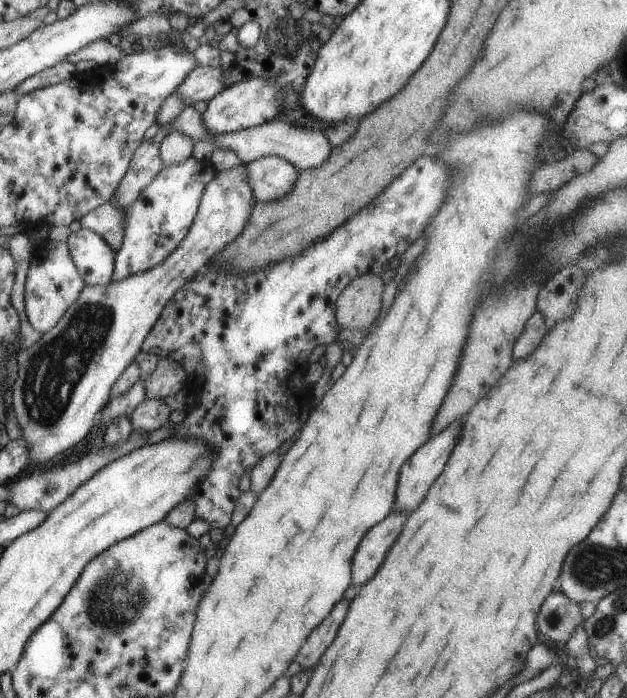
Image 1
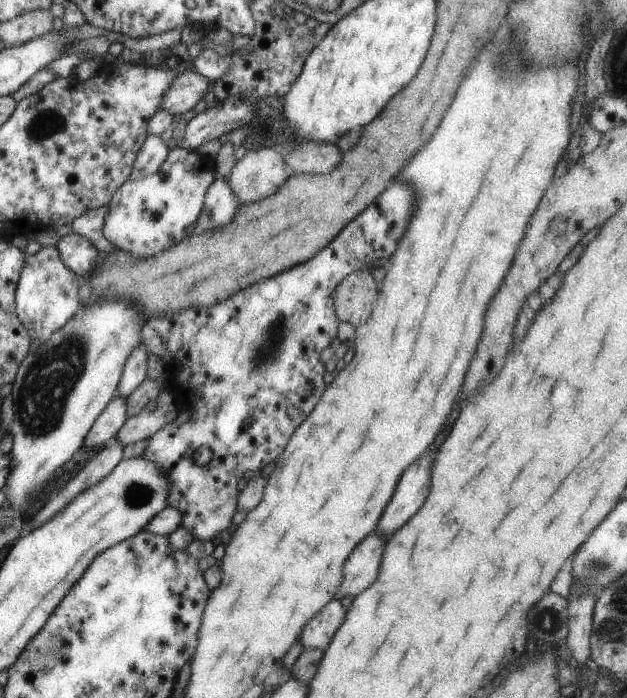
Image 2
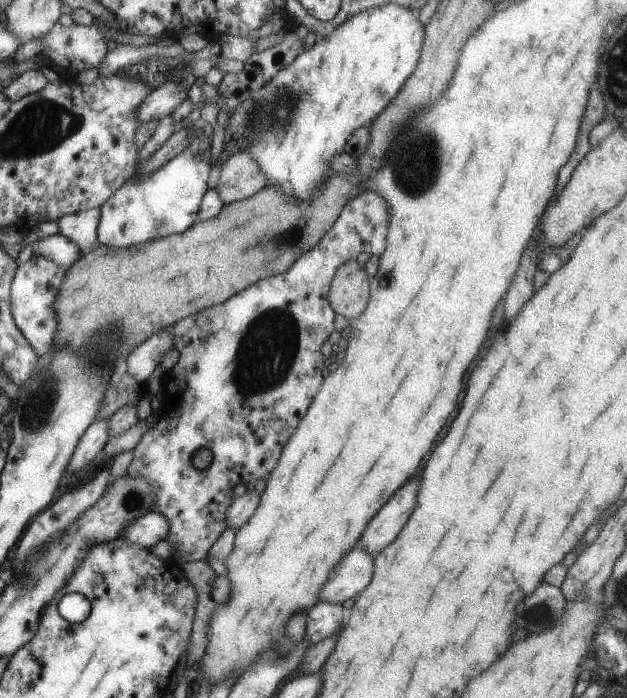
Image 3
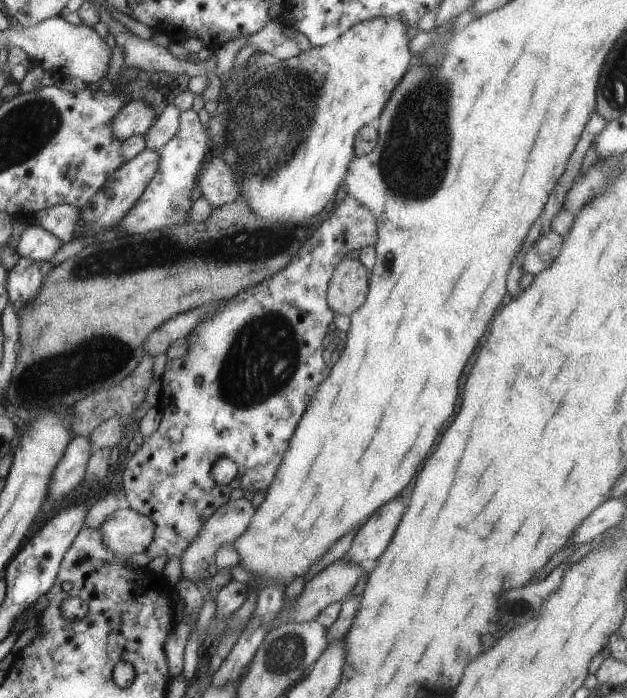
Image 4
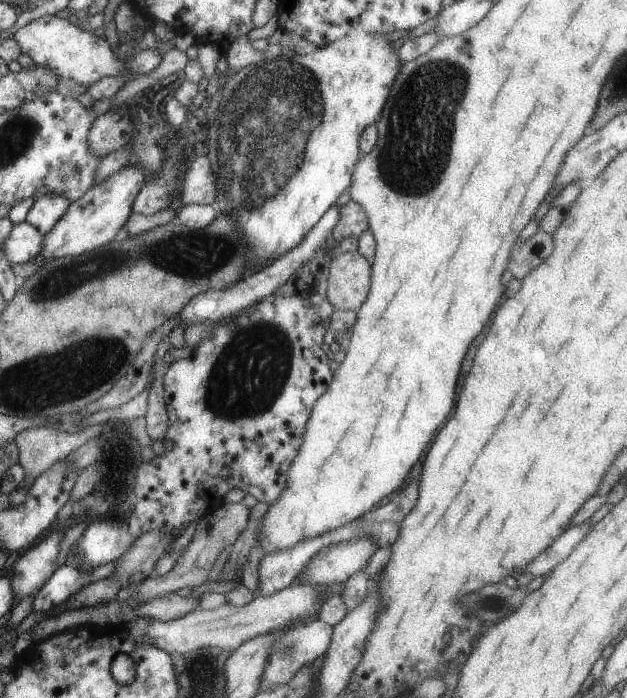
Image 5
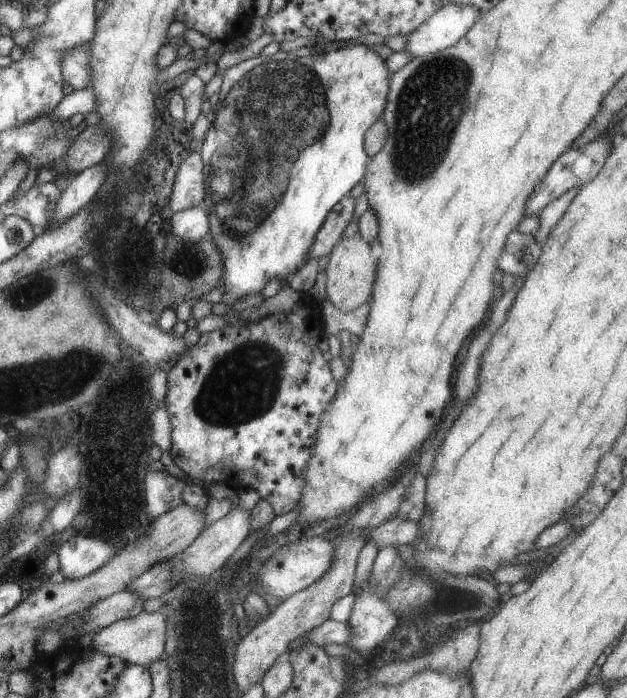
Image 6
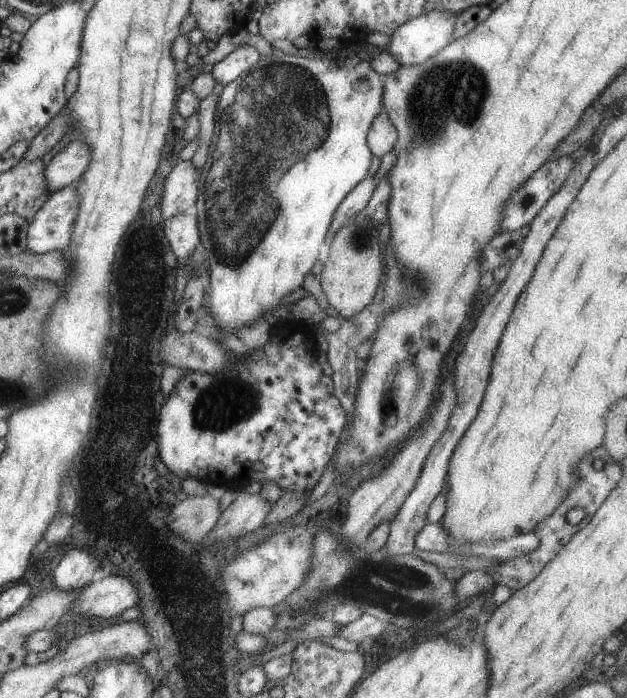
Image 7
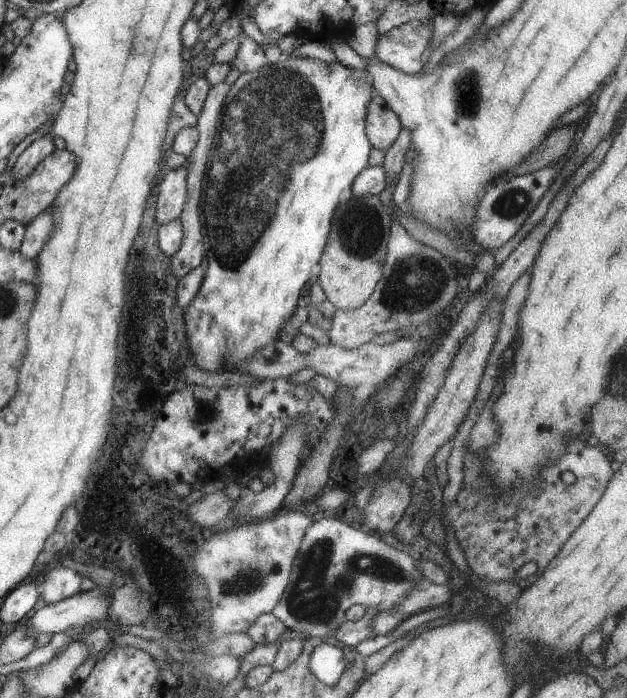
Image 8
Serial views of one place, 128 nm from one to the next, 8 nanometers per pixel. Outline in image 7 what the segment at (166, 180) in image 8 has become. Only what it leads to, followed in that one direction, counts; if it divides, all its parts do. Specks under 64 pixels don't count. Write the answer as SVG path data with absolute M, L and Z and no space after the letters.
M190 160L179 161L168 172L163 182L161 216L169 218L181 214L196 204L198 170Z

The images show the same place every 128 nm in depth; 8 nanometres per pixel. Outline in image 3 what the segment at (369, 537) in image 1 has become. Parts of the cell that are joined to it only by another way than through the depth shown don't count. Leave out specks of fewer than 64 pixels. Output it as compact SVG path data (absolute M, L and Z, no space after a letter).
M354 546L347 551L327 575L327 580L318 594L318 602L341 604L344 600L355 598L371 580L372 558L361 547Z

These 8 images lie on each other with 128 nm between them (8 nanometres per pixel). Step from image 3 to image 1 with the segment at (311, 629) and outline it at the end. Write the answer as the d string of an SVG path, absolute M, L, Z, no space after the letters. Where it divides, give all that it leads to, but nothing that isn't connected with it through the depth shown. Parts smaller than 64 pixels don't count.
M339 600L337 604L333 605L331 612L323 618L323 622L319 623L319 626L315 626L309 633L309 638L305 640L305 644L301 646L301 650L295 654L293 662L297 664L293 668L293 664L289 666L289 674L285 674L287 678L291 678L294 674L291 672L299 673L299 670L305 670L305 668L313 668L317 664L317 660L321 658L321 654L325 652L325 648L331 644L337 628L341 626L343 618L345 618L345 612L347 612L347 600Z

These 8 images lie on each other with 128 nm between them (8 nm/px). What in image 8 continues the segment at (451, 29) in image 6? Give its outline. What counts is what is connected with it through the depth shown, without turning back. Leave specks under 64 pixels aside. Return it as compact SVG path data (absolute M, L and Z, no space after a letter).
M410 20L393 27L374 44L374 57L405 74L419 73L433 50L432 27Z

